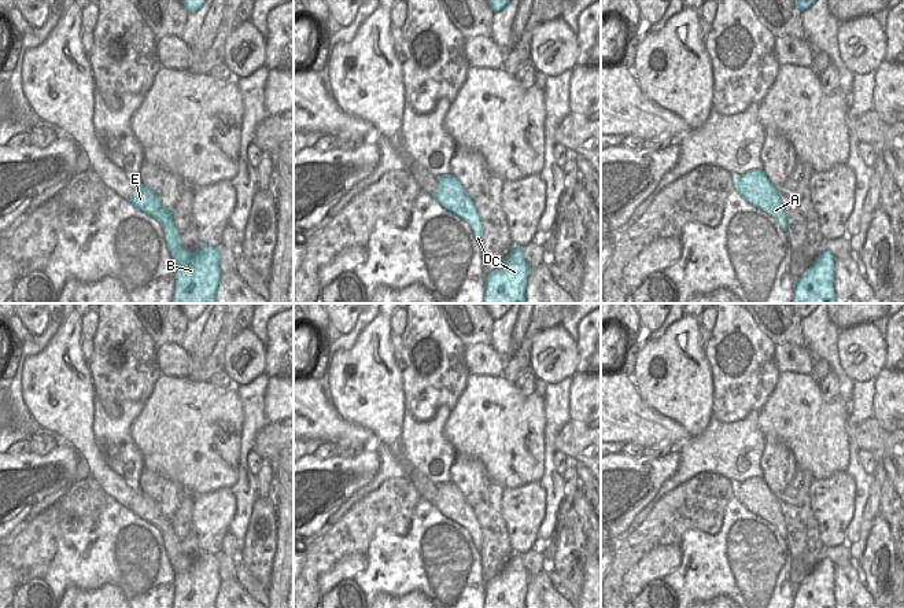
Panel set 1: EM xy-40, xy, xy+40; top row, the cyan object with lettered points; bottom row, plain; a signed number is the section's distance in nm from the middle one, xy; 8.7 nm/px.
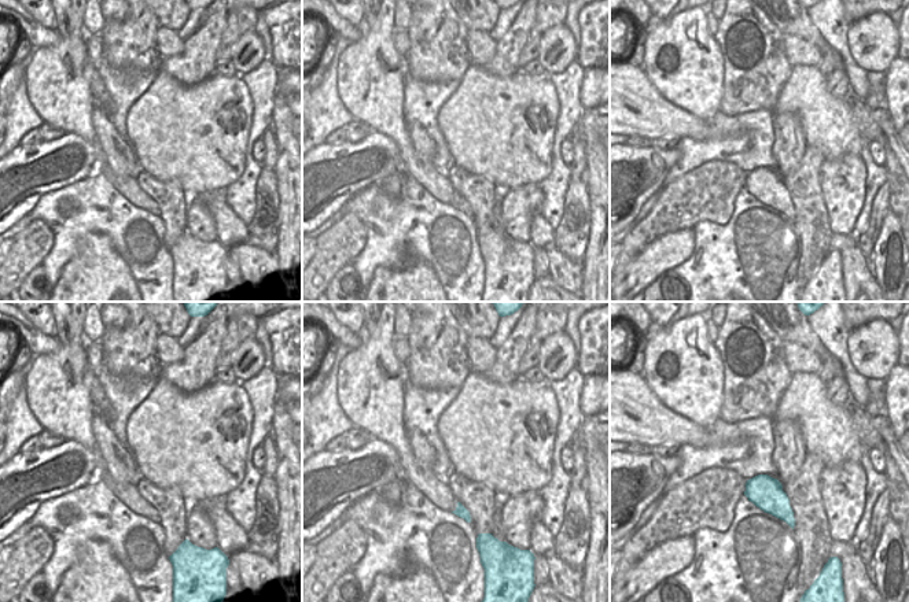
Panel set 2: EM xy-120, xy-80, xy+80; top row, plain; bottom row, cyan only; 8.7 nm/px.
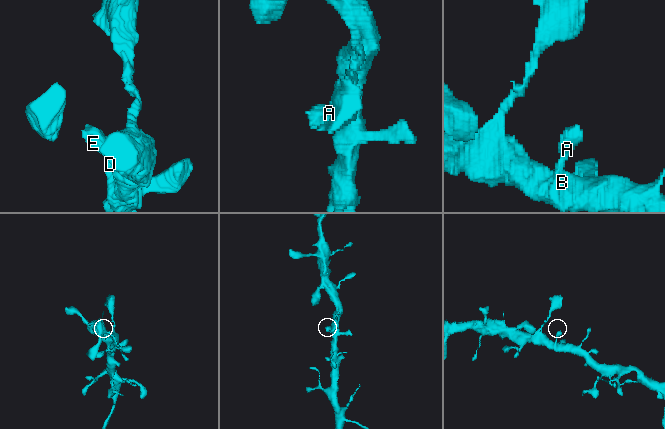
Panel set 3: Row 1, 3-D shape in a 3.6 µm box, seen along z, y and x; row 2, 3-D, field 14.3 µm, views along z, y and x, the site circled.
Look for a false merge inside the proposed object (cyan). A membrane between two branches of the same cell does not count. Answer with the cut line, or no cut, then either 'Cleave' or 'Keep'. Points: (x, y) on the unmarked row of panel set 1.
No split. Keep

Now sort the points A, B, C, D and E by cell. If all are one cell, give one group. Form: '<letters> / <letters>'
A B C D E

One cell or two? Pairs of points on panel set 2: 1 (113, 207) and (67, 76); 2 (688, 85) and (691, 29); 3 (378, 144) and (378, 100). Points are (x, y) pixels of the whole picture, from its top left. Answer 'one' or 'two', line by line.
1: two
2: one
3: two

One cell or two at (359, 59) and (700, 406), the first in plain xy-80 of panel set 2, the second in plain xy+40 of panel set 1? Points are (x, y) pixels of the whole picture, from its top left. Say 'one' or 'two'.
one

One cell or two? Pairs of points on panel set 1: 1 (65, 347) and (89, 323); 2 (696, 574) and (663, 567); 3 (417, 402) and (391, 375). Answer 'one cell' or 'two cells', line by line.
1: two cells
2: two cells
3: two cells

